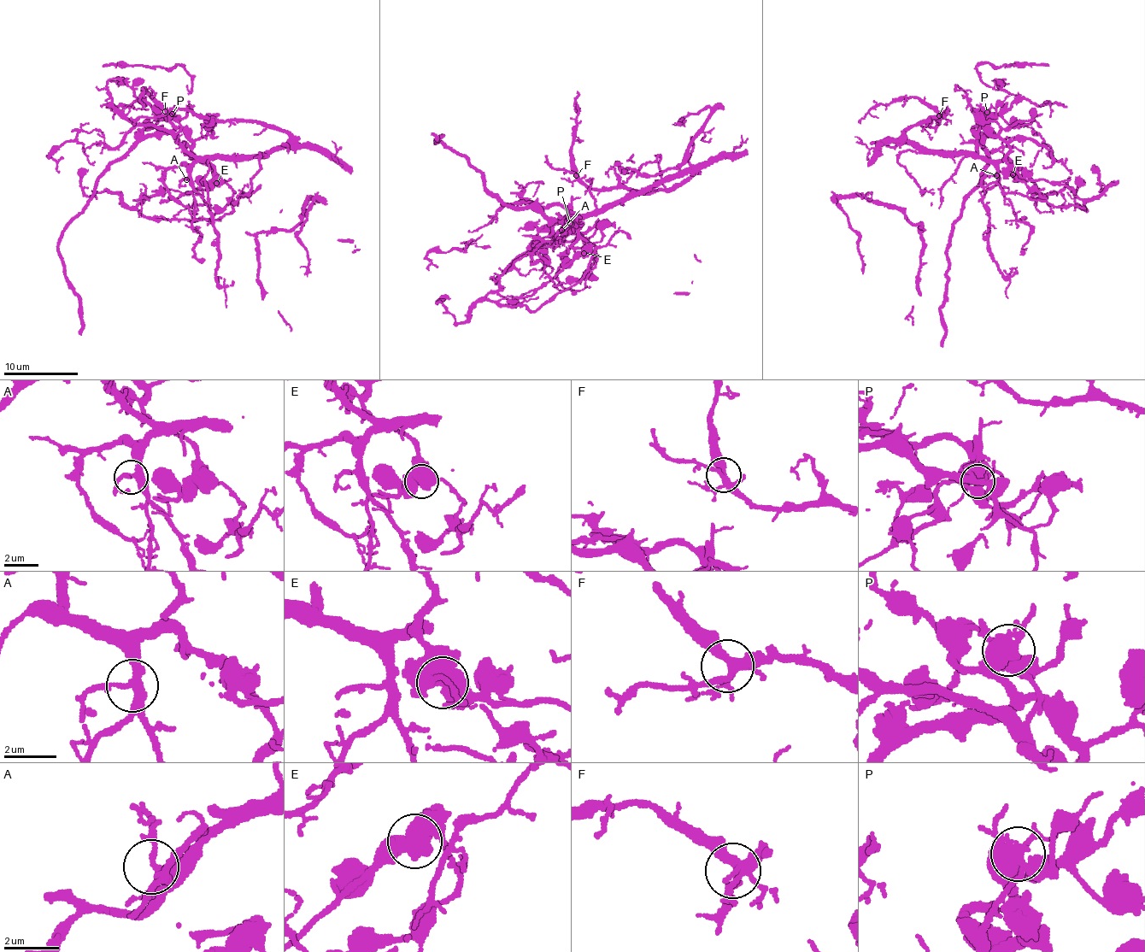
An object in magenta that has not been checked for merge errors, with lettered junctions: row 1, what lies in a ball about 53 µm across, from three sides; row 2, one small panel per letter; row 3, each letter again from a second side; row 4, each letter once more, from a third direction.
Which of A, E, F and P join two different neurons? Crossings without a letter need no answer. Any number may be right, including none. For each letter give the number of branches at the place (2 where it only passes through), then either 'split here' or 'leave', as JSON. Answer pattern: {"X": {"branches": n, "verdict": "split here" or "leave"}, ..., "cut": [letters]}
{"A": {"branches": 3, "verdict": "leave"}, "E": {"branches": 4, "verdict": "leave"}, "F": {"branches": 5, "verdict": "leave"}, "P": {"branches": 5, "verdict": "split here"}, "cut": ["P"]}

